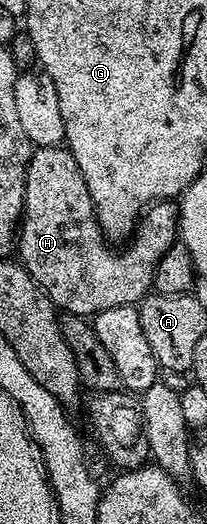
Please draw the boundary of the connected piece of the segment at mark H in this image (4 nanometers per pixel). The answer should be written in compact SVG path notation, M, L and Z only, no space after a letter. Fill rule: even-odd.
M66 147L54 148L36 148L31 155L31 162L27 168L27 182L25 183L25 203L23 204L23 215L21 224L17 230L17 257L24 269L29 271L29 275L35 280L43 289L44 295L55 304L56 310L62 311L64 314L73 317L86 317L88 319L94 318L96 313L105 311L109 307L121 307L122 305L138 306L143 298L152 292L155 284L155 268L161 259L161 255L165 255L165 251L169 251L169 247L173 247L177 243L179 237L179 207L174 200L157 201L150 205L145 210L142 217L139 219L139 224L135 226L134 233L131 234L125 247L118 253L118 248L112 247L105 240L99 220L95 214L95 208L91 202L89 195L89 187L85 187L85 175L81 175L81 171L77 167L77 159L71 153L71 150Z

